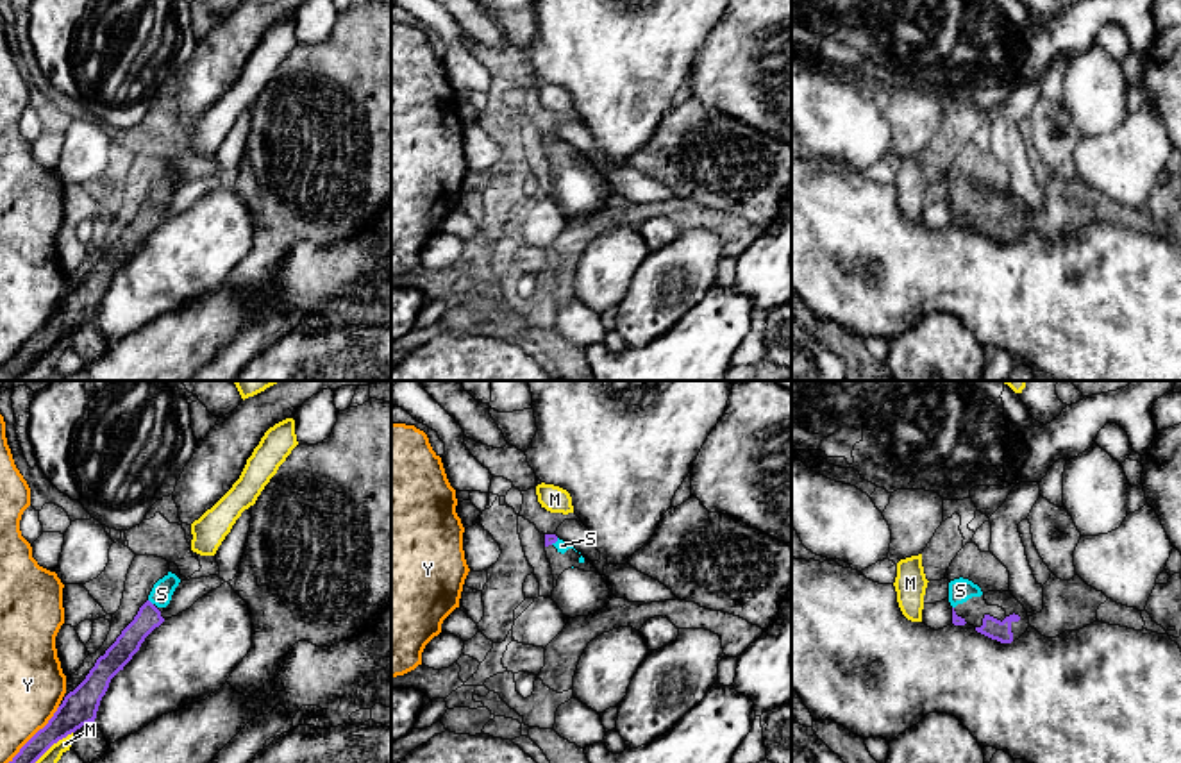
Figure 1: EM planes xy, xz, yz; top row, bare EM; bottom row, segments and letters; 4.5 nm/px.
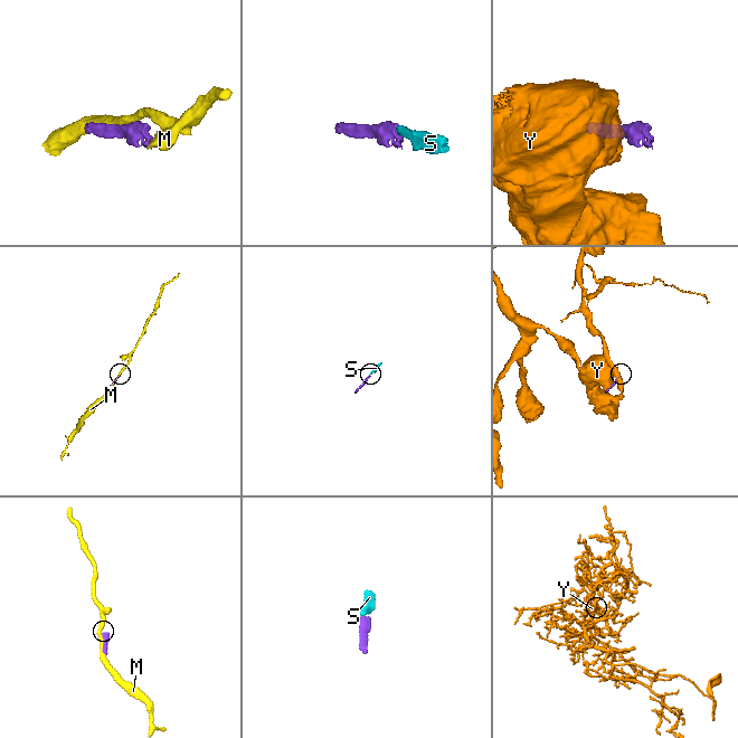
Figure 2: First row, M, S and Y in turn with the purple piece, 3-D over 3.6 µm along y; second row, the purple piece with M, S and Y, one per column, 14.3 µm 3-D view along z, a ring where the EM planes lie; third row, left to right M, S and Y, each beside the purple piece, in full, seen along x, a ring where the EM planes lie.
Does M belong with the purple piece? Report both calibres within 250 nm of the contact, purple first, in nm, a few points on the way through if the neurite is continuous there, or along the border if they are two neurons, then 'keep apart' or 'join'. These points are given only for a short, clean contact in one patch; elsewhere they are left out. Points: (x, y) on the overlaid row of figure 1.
160 nm thick on the purple side, 70 nm on the other; keep apart

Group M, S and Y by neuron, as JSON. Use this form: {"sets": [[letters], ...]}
{"sets": [["M"], ["S"], ["Y"]]}

